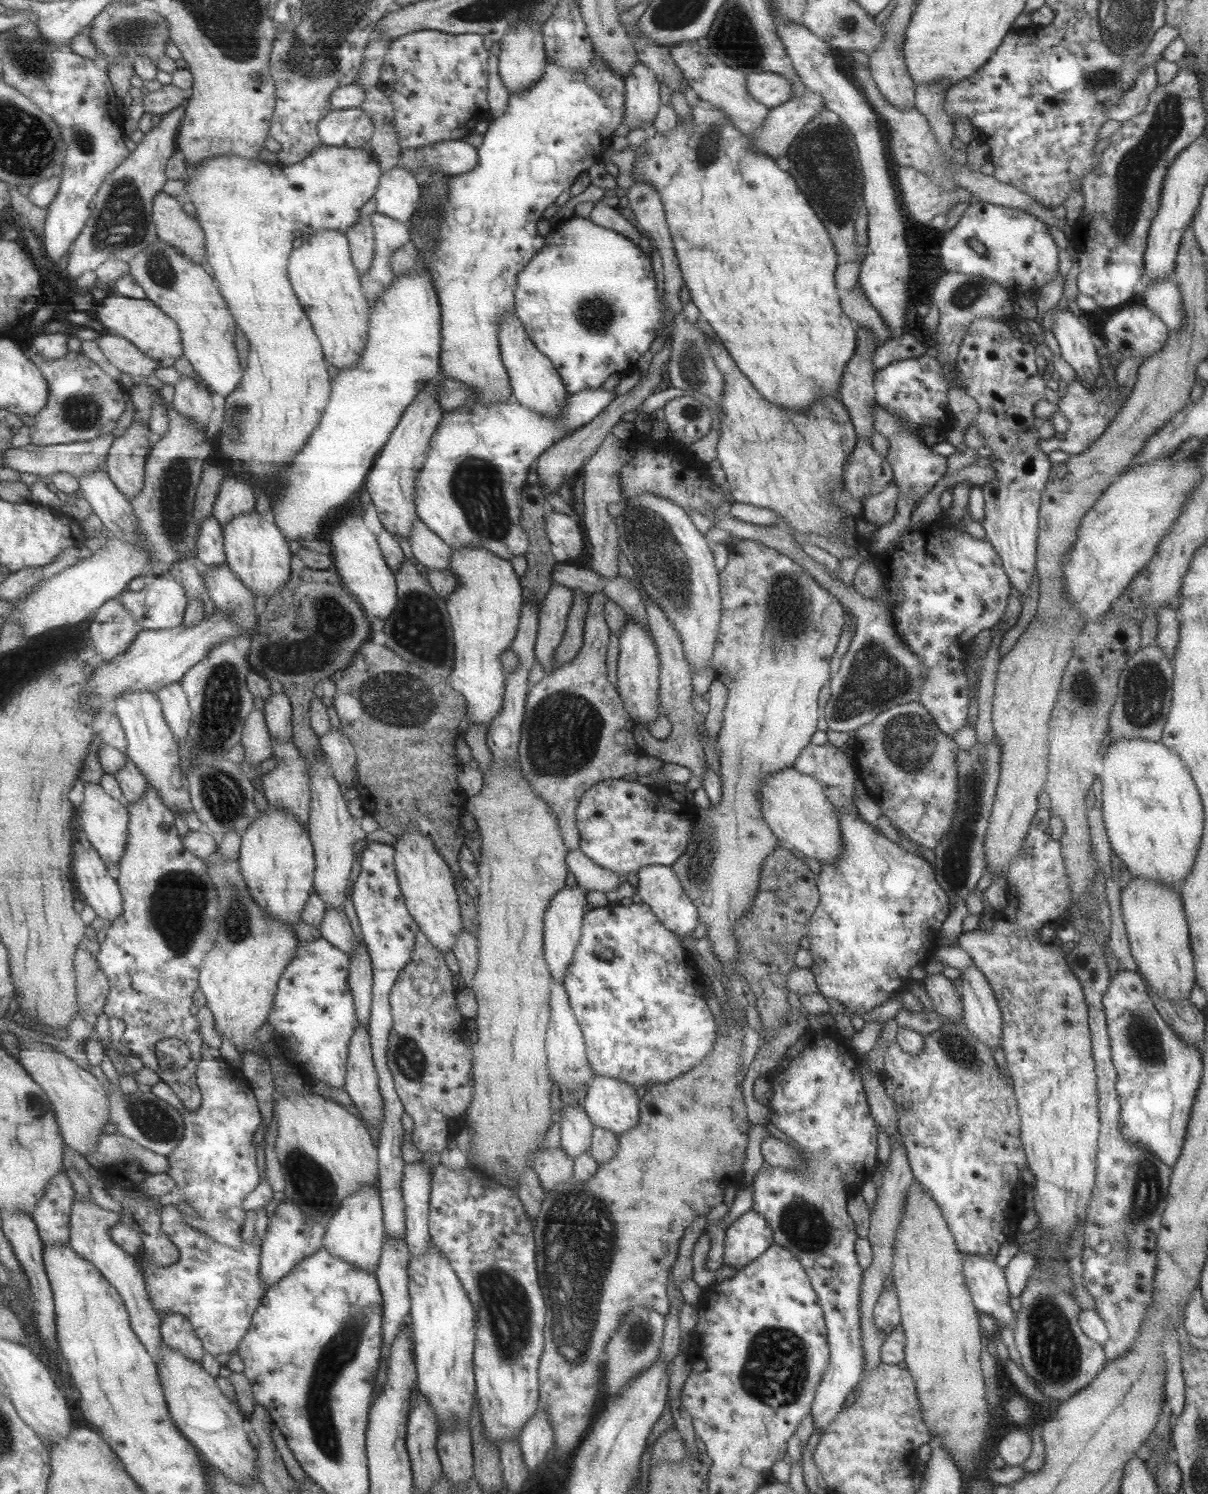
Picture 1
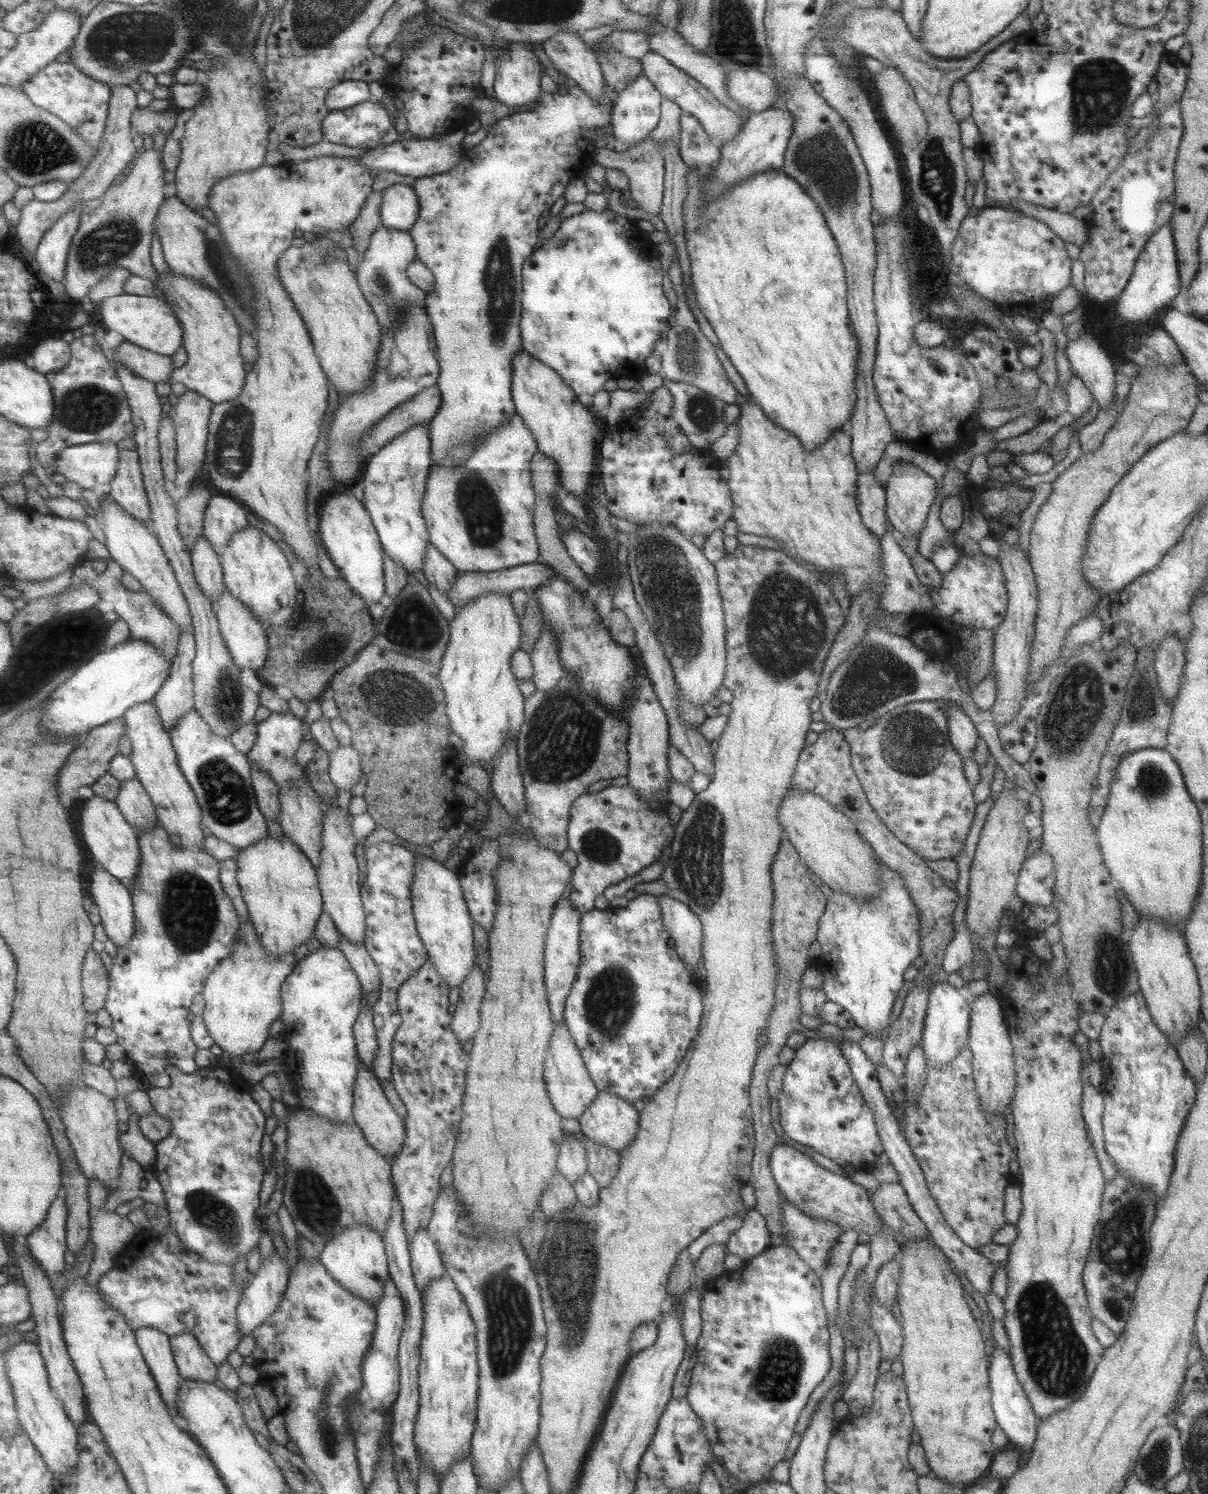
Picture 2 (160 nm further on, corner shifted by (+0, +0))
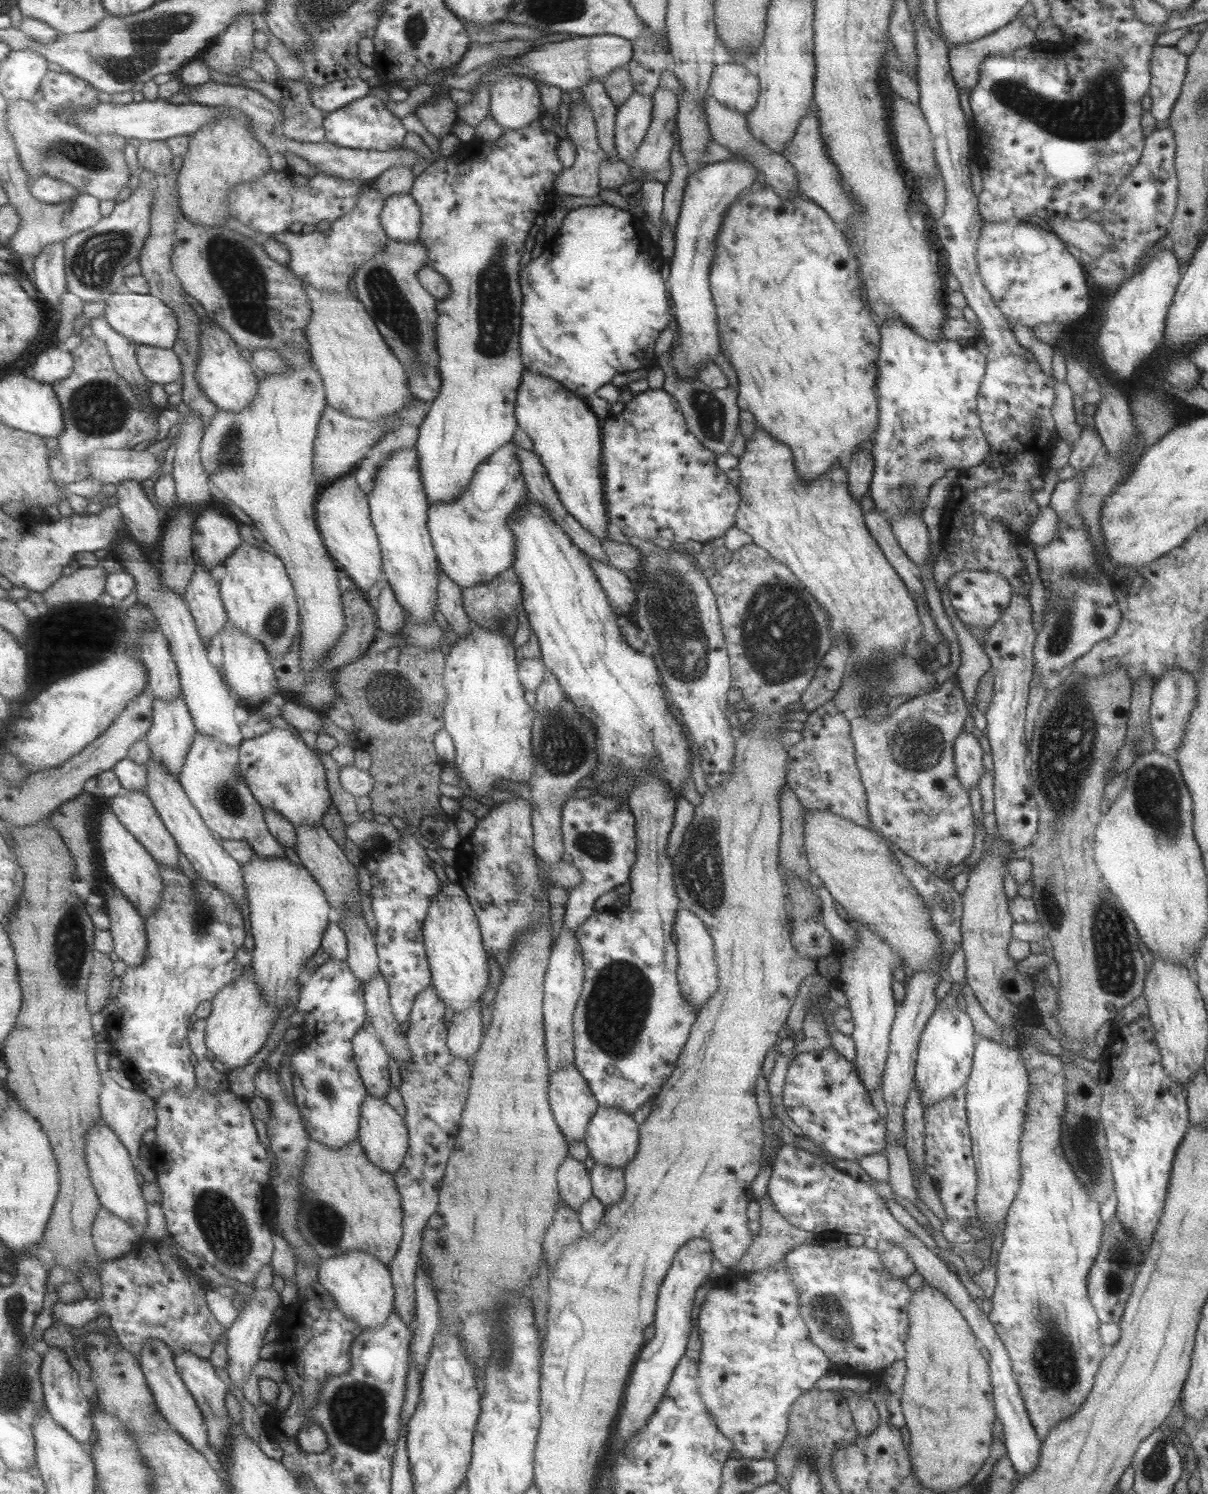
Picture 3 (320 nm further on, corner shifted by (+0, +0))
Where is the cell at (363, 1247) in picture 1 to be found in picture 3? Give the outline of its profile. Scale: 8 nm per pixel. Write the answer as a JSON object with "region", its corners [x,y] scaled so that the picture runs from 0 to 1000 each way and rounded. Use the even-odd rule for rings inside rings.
{"region":[[[291,837],[287,839],[269,842],[263,847],[263,859],[274,867],[281,878],[300,891],[315,888],[322,881],[326,871],[323,850],[310,841]]]}

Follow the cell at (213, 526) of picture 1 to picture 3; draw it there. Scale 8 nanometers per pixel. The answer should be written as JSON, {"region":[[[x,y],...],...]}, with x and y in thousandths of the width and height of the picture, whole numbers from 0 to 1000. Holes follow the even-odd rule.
{"region":[[[164,379],[154,398],[154,403],[157,405],[170,431],[174,431],[189,416],[182,391],[175,386],[174,382],[171,379]]]}

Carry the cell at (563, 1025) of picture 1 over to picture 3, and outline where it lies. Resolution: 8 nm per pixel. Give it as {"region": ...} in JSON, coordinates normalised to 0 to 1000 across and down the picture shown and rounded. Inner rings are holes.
{"region":[[[474,712],[464,714],[459,718],[454,720],[454,738],[460,752],[468,764],[483,763],[486,752],[494,743],[493,735],[486,727],[485,723]]]}

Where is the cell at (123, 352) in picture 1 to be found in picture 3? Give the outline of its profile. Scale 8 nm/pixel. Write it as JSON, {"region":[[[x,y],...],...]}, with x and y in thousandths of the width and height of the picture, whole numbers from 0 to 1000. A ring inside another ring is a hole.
{"region":[[[114,231],[114,242],[119,251],[130,257],[142,257],[152,249],[151,241],[141,233]]]}

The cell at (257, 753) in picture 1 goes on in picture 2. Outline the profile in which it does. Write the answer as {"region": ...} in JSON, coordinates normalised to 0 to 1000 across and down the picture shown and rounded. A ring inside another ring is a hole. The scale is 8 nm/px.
{"region":[[[208,511],[208,514],[207,520],[214,544],[219,549],[227,549],[230,551],[232,550],[231,527],[220,517],[214,515],[214,513]]]}

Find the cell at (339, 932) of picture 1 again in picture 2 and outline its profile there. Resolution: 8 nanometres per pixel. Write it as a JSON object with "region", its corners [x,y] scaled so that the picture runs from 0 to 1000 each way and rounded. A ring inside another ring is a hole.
{"region":[[[281,626],[281,637],[289,643],[294,653],[297,655],[300,665],[305,665],[314,661],[315,652],[310,645],[305,641],[300,633],[289,631]]]}

